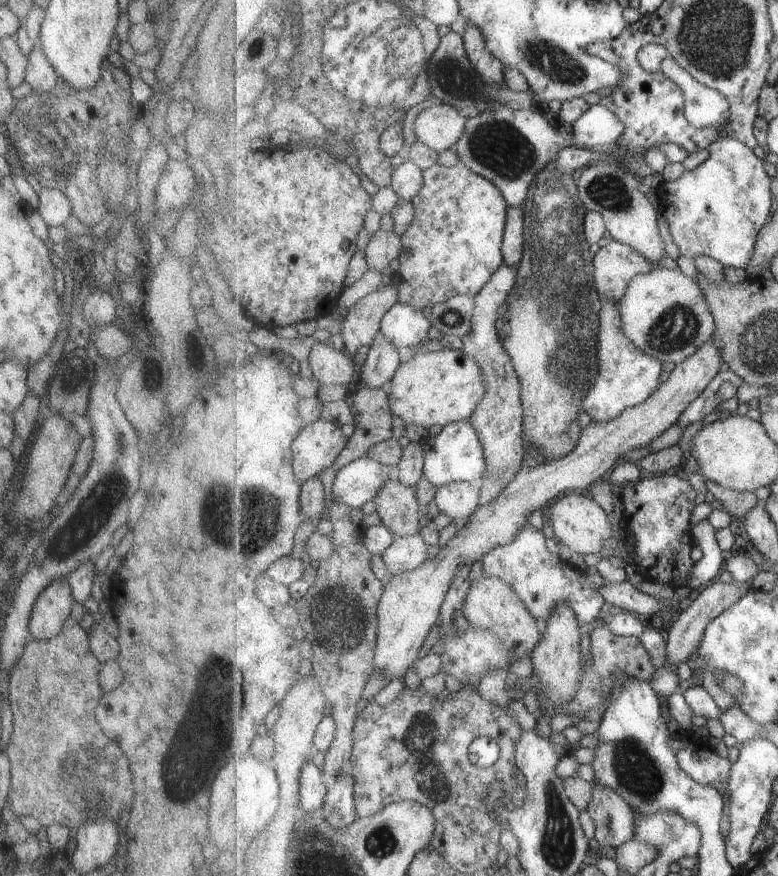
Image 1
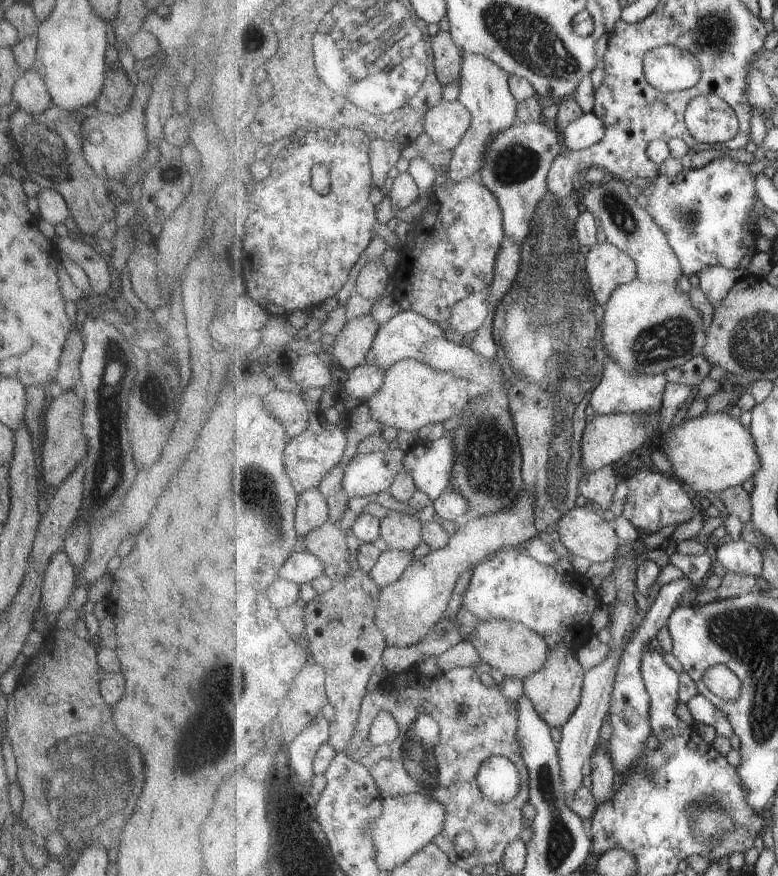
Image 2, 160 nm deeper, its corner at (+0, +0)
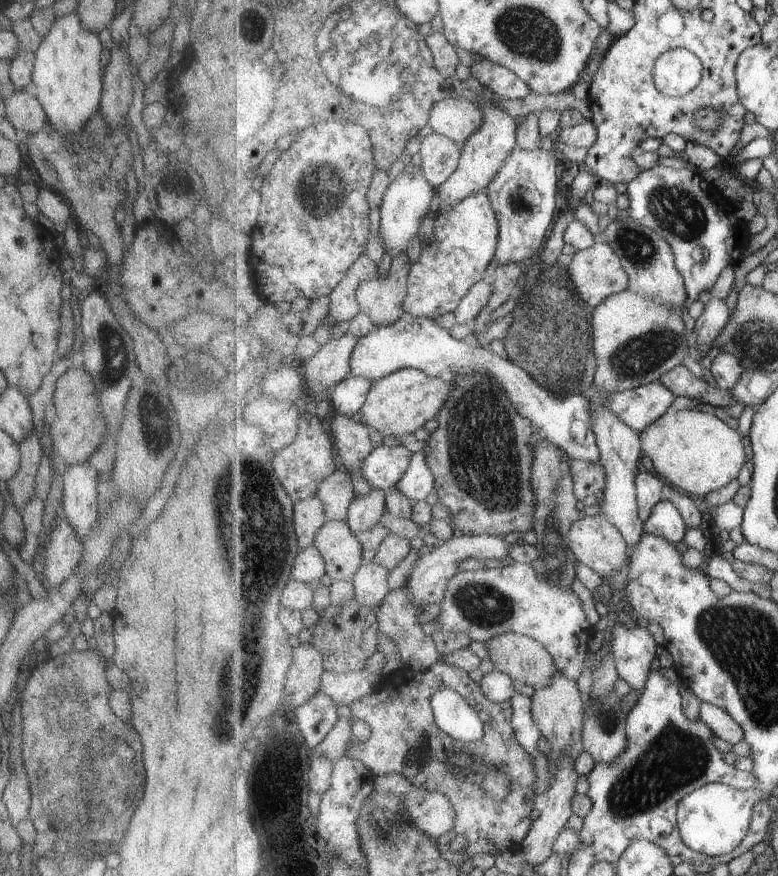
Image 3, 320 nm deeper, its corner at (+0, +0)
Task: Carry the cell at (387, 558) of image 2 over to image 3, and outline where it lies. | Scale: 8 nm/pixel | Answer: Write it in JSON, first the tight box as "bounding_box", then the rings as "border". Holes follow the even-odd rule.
{"bounding_box":[353,560,389,610],"border":[[[372,560],[363,563],[353,580],[355,600],[376,610],[389,594],[389,572],[383,565]]]}

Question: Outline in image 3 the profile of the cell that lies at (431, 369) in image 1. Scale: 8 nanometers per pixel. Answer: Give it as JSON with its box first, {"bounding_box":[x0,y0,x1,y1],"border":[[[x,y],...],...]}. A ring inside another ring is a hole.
{"bounding_box":[358,368,452,438],"border":[[[402,368],[378,381],[373,381],[367,400],[360,410],[358,420],[371,426],[383,436],[401,438],[419,430],[444,407],[452,389],[450,378],[430,377],[414,368]]]}

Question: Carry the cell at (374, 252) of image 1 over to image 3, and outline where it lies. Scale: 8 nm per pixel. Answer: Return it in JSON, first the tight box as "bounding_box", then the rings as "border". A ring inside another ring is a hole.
{"bounding_box":[357,253,411,325],"border":[[[405,253],[393,260],[389,278],[371,279],[360,284],[357,301],[374,324],[392,325],[406,313],[403,305],[408,293],[409,268],[411,262]]]}

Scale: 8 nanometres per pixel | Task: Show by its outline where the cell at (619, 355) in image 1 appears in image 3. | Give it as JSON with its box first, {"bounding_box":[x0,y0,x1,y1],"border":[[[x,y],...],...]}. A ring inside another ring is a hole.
{"bounding_box":[604,381,675,434],"border":[[[656,381],[638,389],[609,393],[604,403],[641,434],[671,408],[675,396],[672,389]]]}

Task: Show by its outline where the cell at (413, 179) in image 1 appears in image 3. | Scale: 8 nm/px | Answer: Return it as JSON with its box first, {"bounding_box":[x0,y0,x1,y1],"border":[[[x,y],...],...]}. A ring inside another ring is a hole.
{"bounding_box":[380,162,437,256],"border":[[[409,162],[402,172],[394,178],[388,191],[384,194],[383,202],[380,204],[380,227],[384,239],[383,248],[389,256],[397,256],[407,252],[411,246],[414,236],[419,236],[421,224],[425,216],[431,212],[431,204],[435,198],[437,189],[427,180],[421,165]]]}

